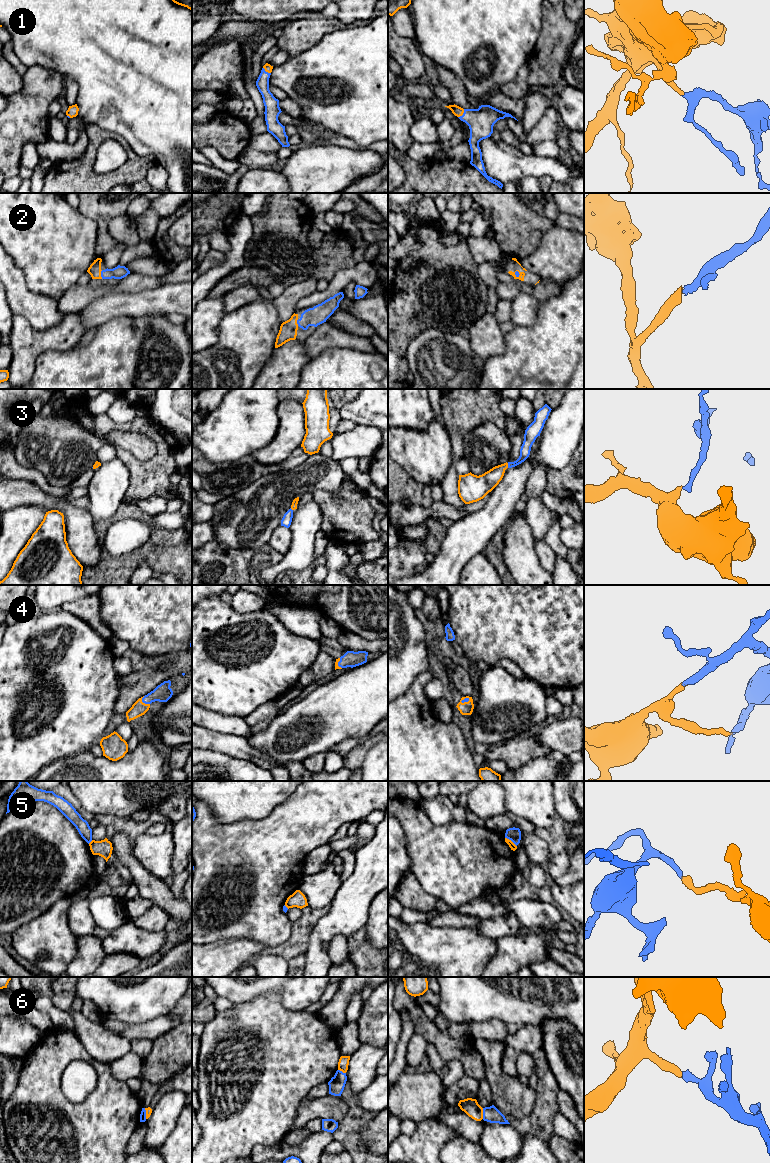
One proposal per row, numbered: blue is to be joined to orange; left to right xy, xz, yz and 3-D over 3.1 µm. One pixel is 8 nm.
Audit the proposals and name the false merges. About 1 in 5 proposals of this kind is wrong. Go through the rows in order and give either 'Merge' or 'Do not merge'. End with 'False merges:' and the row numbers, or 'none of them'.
1: Merge
2: Merge
3: Merge
4: Merge
5: Do not merge
6: Do not merge
False merges: 5, 6

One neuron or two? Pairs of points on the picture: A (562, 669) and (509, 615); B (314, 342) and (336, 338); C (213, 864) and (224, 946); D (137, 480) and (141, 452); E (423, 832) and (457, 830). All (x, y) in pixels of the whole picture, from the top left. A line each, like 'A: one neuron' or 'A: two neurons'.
A: one neuron
B: one neuron
C: two neurons
D: two neurons
E: one neuron

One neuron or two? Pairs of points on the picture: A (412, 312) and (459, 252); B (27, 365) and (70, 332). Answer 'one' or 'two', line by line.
A: one
B: one

